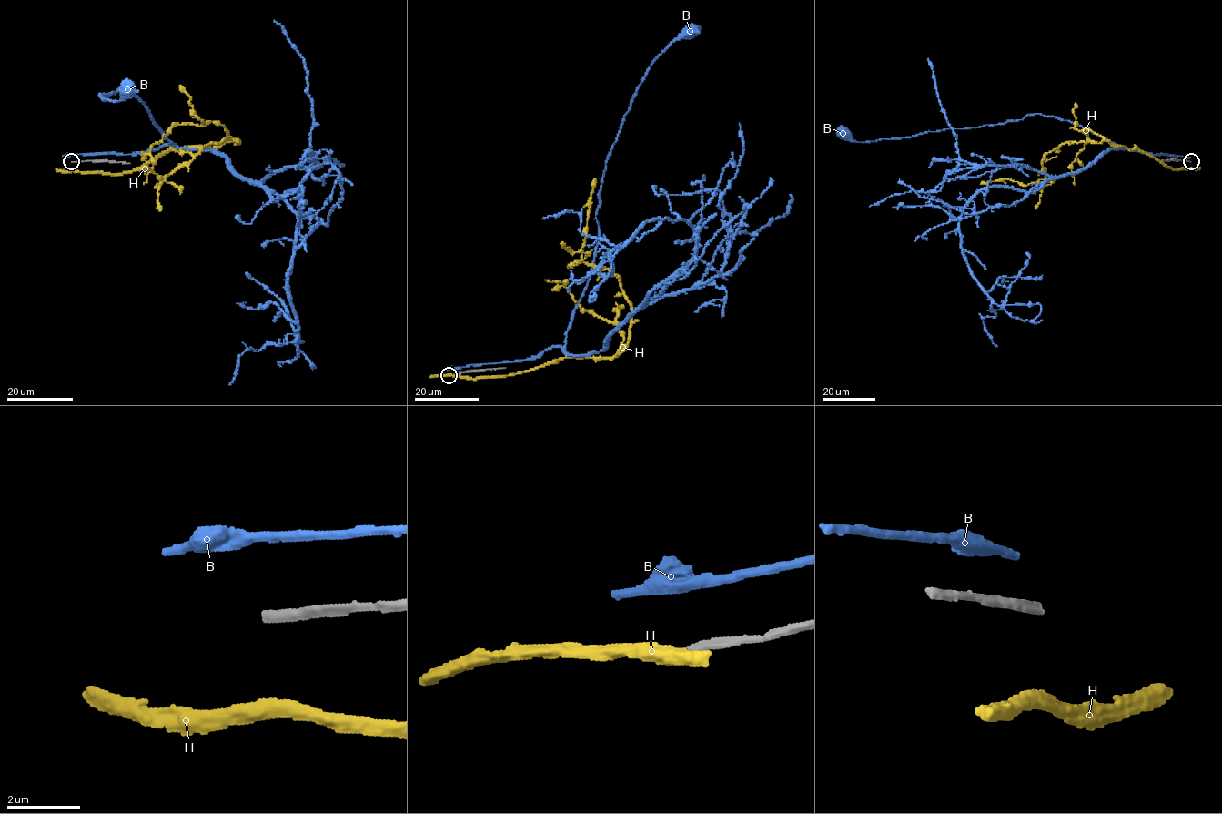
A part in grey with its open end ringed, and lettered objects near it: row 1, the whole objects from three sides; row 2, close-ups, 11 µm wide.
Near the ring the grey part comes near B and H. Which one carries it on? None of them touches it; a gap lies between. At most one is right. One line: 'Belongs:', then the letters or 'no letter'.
Belongs: no letter

